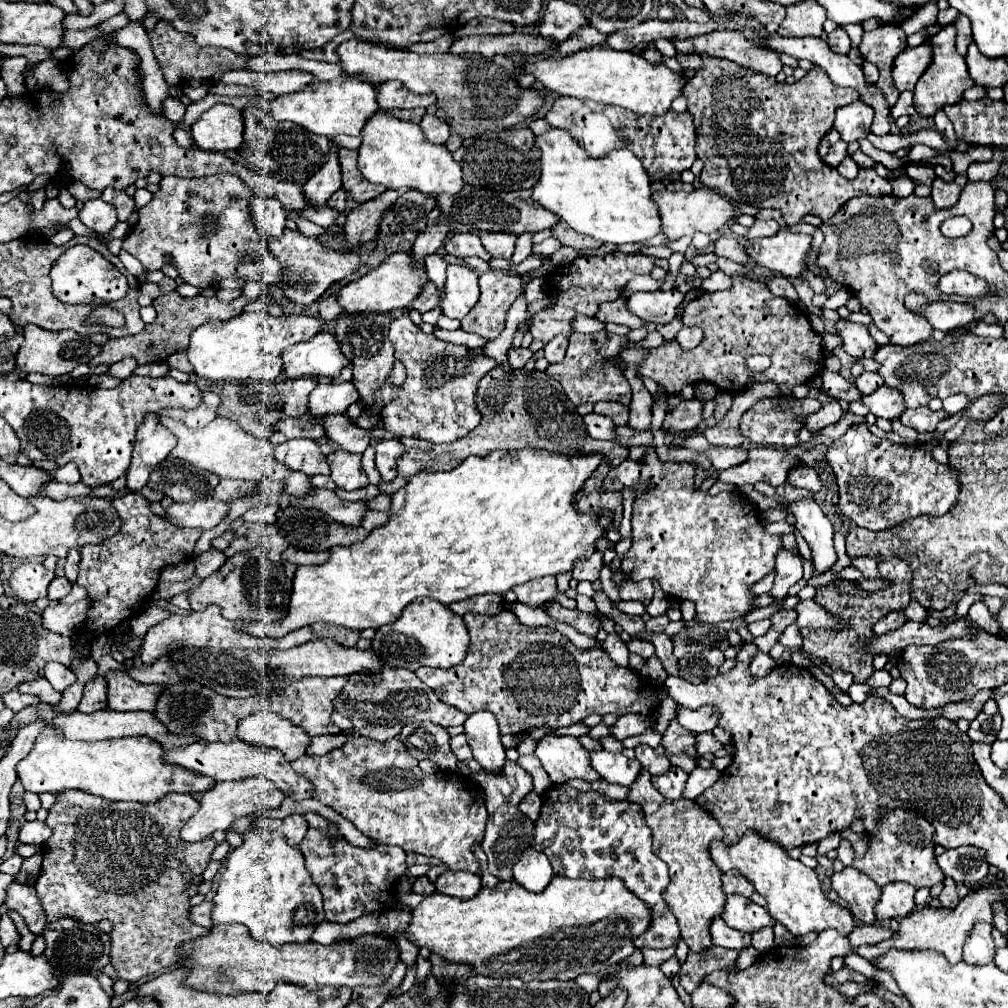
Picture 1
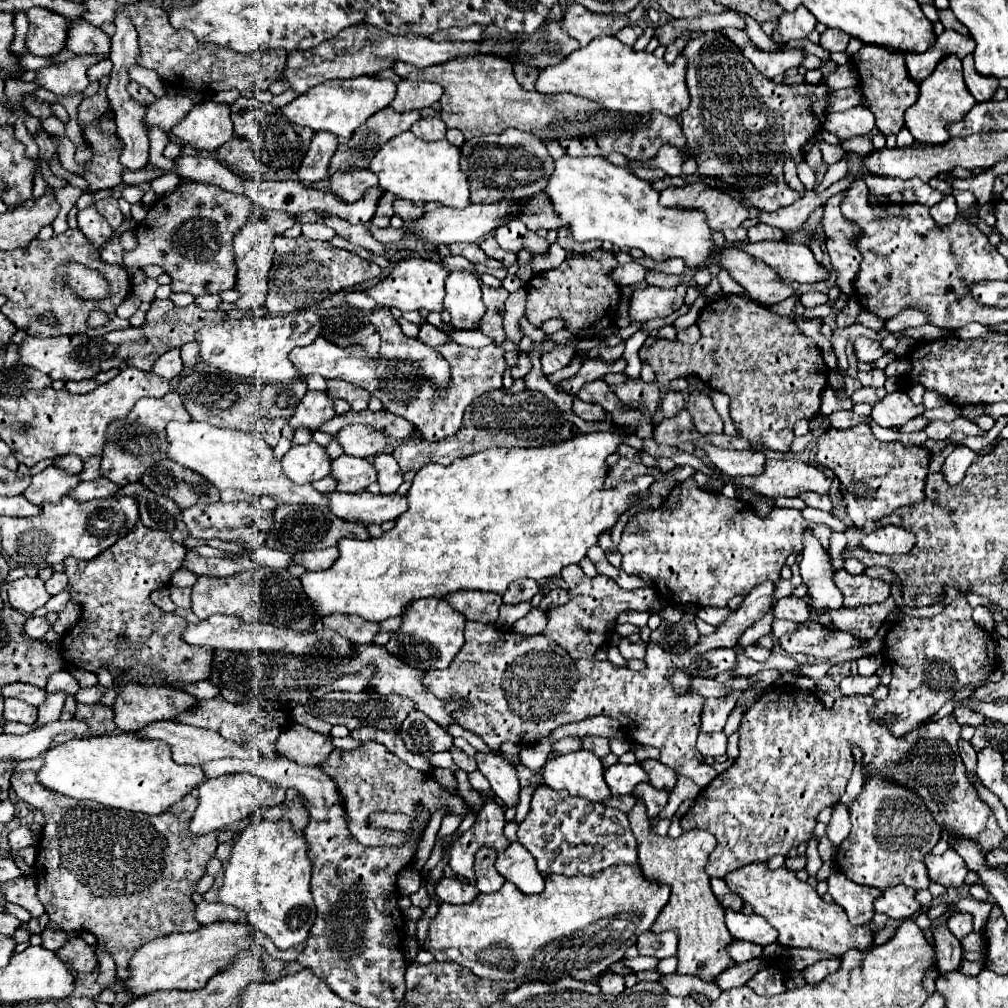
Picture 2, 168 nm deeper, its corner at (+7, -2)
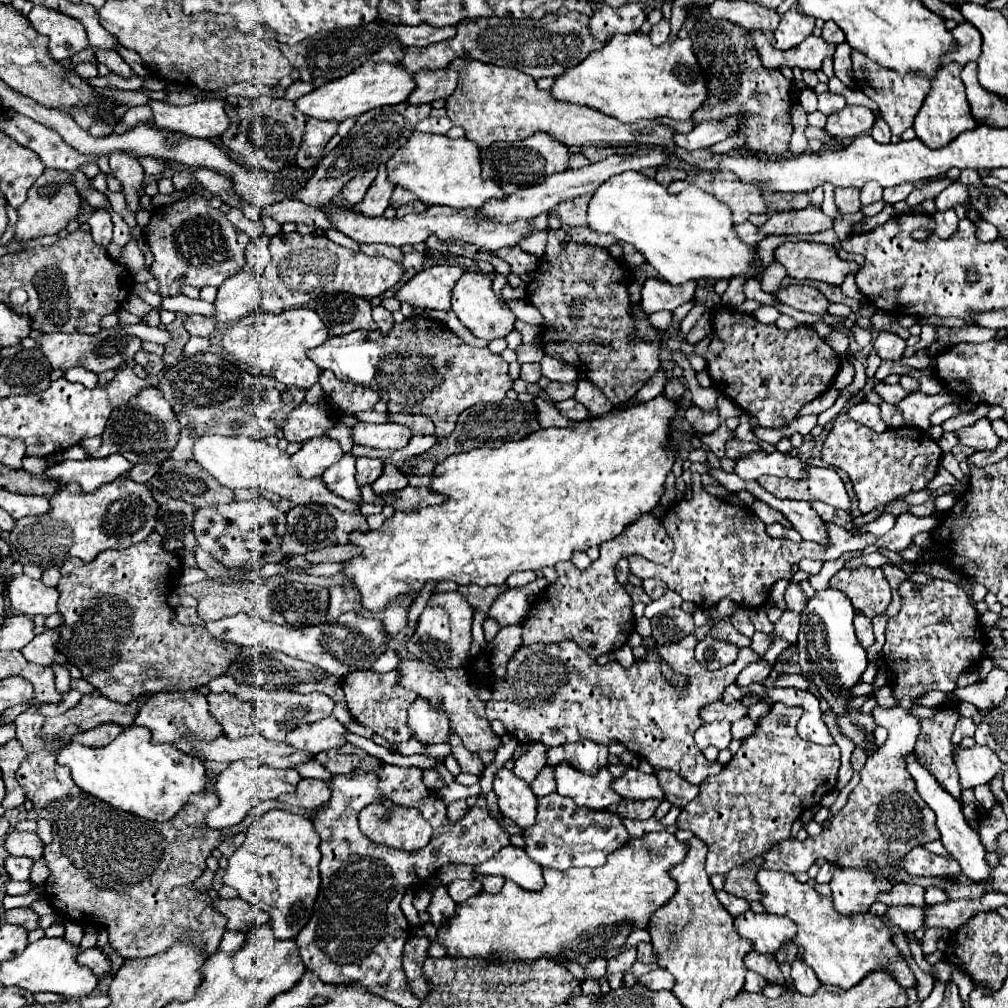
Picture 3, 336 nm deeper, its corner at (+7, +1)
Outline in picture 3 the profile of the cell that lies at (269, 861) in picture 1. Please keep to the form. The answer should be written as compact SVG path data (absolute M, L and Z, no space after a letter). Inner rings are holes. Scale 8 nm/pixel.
M272 809L246 831L246 841L228 859L224 885L236 889L238 897L270 913L276 939L294 939L312 917L312 907L320 887L320 837L310 819Z

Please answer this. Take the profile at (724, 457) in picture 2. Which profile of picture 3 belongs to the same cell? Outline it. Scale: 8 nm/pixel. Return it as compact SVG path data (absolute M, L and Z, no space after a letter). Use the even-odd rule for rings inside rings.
M780 451L748 453L746 457L740 457L734 463L736 463L734 473L740 479L758 479L760 475L776 475L776 477L792 477L792 479L806 477L802 461L798 457Z

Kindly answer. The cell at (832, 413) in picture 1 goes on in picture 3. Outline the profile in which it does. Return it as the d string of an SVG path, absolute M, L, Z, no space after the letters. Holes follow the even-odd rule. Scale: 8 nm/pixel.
M856 403L856 405L852 405L852 407L846 411L846 415L848 415L852 421L856 421L856 423L862 423L862 425L874 429L876 433L882 433L882 431L888 429L886 423L880 419L880 409L878 409L878 405Z

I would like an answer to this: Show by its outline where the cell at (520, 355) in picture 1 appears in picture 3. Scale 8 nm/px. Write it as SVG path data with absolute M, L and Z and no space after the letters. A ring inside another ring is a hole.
M524 363L520 367L520 379L524 379L526 383L538 383L540 377L542 377L542 373L540 373L538 363Z

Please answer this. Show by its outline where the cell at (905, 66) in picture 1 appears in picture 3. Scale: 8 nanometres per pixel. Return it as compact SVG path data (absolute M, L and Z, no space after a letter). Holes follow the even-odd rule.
M962 23L952 29L952 35L956 39L956 49L942 55L940 63L946 65L950 61L958 61L960 65L966 65L968 61L976 61L980 55L980 43L982 43L978 29L970 23Z

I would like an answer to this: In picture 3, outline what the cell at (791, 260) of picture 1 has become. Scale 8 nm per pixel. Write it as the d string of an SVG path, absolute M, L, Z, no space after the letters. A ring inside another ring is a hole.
M786 241L774 251L774 259L782 263L790 277L798 281L824 281L830 285L842 285L844 277L858 271L860 265L840 261L836 251L824 243Z

